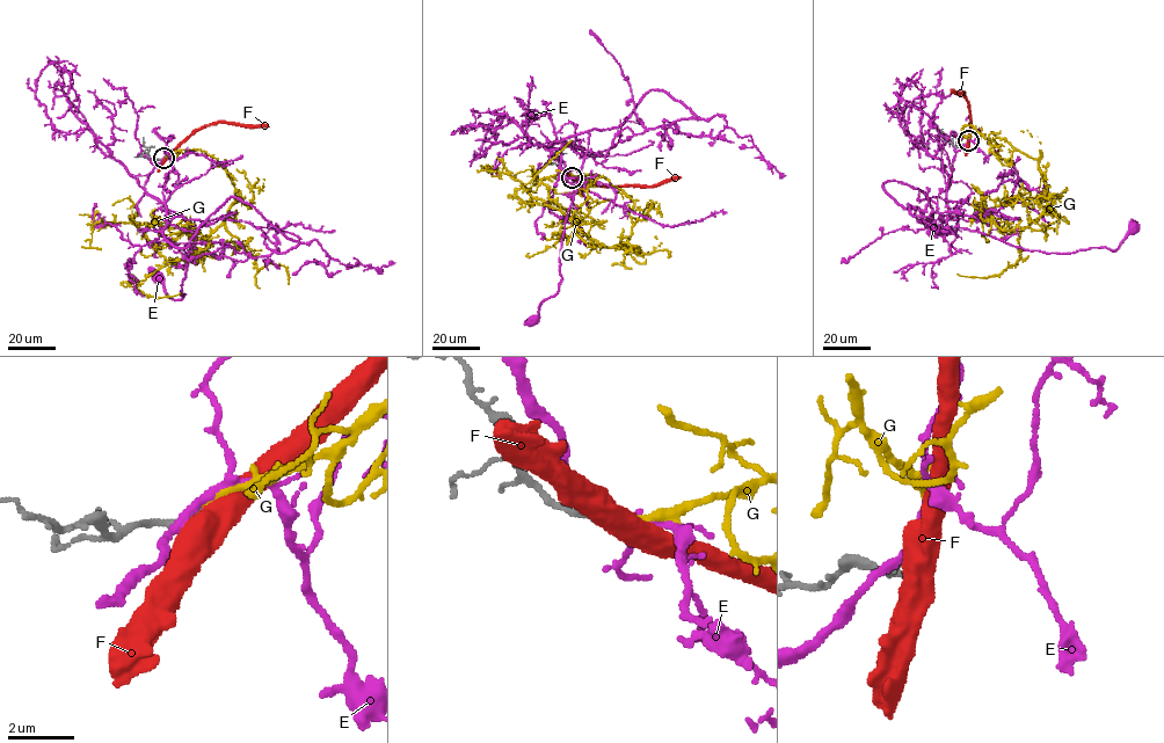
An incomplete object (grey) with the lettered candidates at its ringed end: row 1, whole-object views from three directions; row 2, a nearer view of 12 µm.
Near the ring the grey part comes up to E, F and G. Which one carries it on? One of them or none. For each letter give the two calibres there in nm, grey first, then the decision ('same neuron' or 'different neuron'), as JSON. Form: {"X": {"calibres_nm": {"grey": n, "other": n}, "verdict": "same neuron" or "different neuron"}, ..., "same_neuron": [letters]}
{"E": {"calibres_nm": {"grey": 200, "other": 240}, "verdict": "different neuron"}, "F": {"calibres_nm": {"grey": 200, "other": 550}, "verdict": "different neuron"}, "G": {"calibres_nm": {"grey": 200, "other": 180}, "verdict": "same neuron"}, "same_neuron": ["G"]}

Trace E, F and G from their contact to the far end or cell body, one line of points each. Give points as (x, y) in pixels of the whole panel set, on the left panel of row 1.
E: (162, 159), (145, 190), (166, 208), (162, 235), (177, 247), (191, 247), (184, 294), (172, 299), (159, 277)
F: (162, 159), (196, 131), (218, 122), (268, 126)
G: (164, 158), (204, 151), (235, 189), (206, 248), (129, 285), (158, 298), (181, 293)

